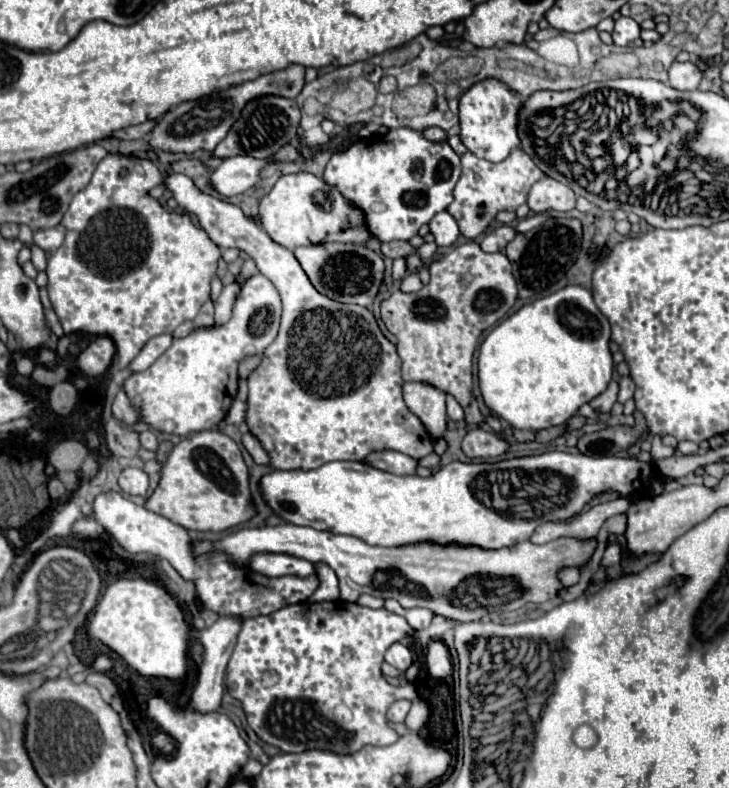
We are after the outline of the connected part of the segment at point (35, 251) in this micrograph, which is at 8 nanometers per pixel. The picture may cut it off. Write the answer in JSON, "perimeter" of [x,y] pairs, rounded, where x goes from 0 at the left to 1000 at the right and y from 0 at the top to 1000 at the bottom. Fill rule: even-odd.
{"perimeter":[[[44,310],[41,317],[44,317],[44,335],[49,338],[52,345],[60,345],[63,343],[63,322],[60,322],[60,317],[52,315],[49,310]]]}

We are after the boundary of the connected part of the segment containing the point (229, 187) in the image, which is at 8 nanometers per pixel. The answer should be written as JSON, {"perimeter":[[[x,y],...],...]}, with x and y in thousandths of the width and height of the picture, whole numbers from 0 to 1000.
{"perimeter":[[[346,198],[310,201],[288,221],[288,236],[305,249],[324,249],[346,239],[362,221],[362,216],[370,211],[379,211],[370,201],[368,203],[351,203]]]}

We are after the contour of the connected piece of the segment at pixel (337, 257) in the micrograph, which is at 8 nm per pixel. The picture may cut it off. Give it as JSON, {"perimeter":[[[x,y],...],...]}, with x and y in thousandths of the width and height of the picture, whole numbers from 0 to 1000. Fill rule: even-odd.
{"perimeter":[[[433,310],[406,315],[403,325],[409,327],[414,343],[431,360],[439,373],[447,373],[453,381],[472,383],[472,386],[491,386],[508,388],[524,363],[527,353],[527,327],[505,317],[497,310]]]}

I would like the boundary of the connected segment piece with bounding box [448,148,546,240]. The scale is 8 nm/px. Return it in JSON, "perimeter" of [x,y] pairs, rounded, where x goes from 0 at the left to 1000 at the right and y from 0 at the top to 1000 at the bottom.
{"perimeter":[[[716,188],[702,190],[697,201],[680,208],[656,201],[647,193],[639,193],[634,195],[634,223],[623,236],[623,256],[615,261],[615,269],[628,282],[631,297],[639,299],[642,305],[653,305],[658,297],[664,297],[664,292],[672,287],[683,269],[689,266],[705,269],[713,259],[719,259],[727,236],[743,228],[746,223],[749,221]]]}

